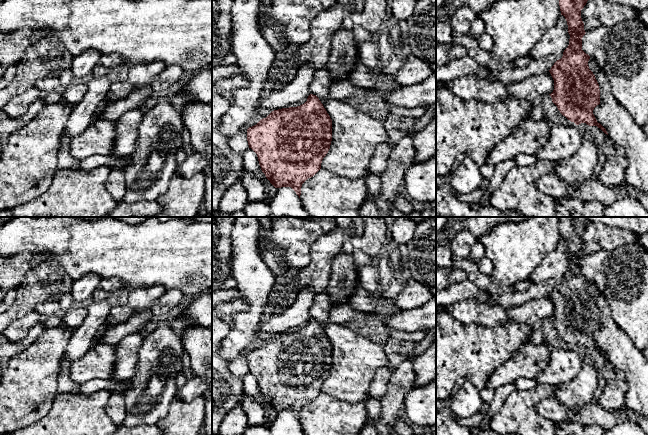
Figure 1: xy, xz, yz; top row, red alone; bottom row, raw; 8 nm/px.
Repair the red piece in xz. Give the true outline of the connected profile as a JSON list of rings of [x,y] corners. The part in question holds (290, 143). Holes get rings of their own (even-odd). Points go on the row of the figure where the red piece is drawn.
[[[310,94],[304,104],[274,110],[256,125],[249,127],[247,141],[249,148],[257,154],[261,170],[270,183],[275,188],[291,187],[300,198],[302,184],[321,169],[322,160],[330,149],[332,120],[319,98]]]

